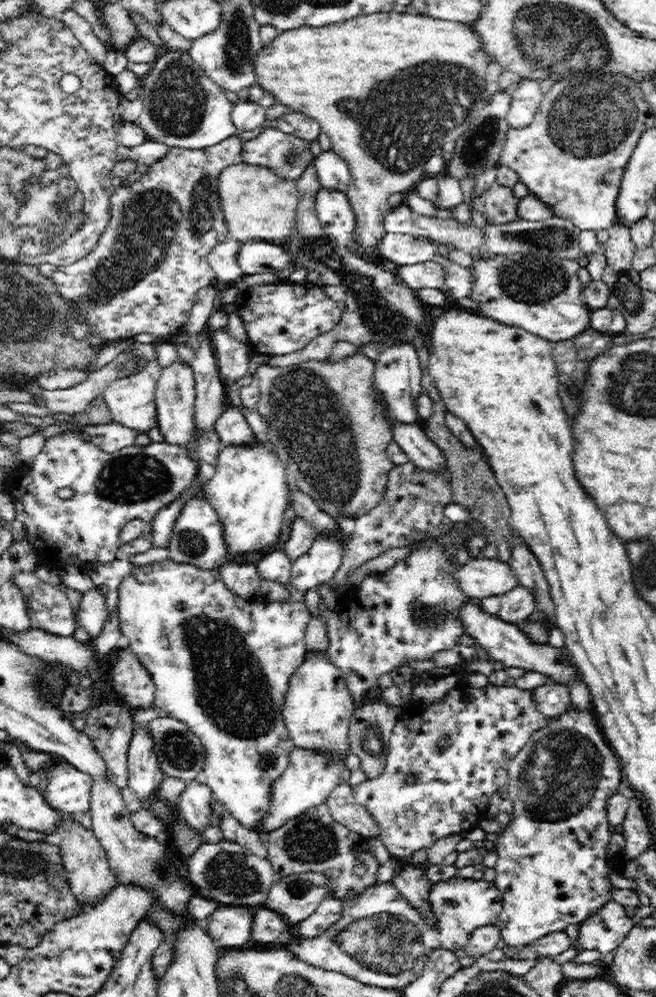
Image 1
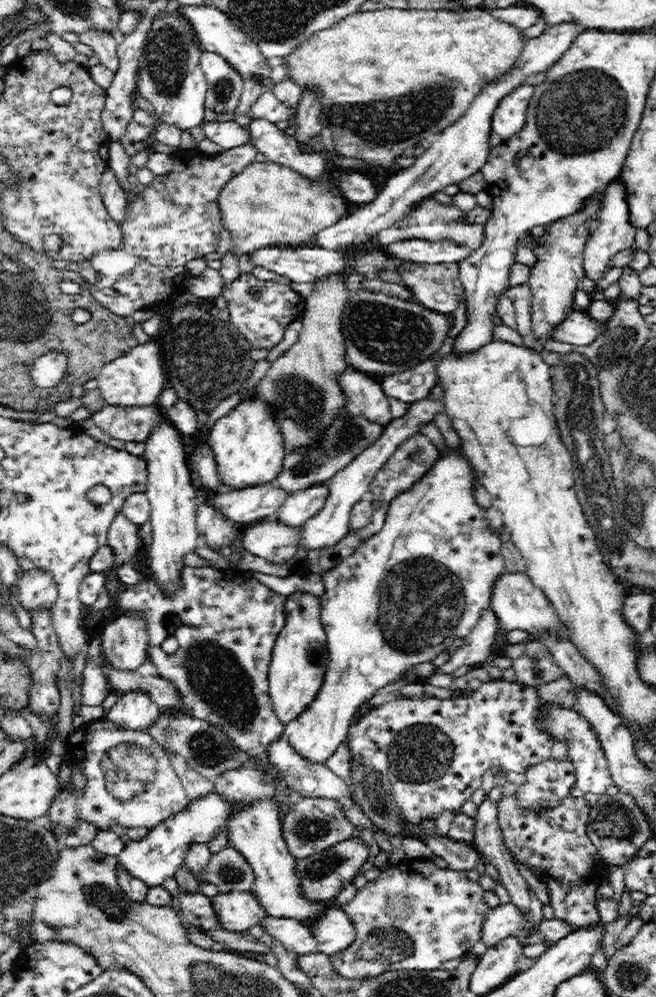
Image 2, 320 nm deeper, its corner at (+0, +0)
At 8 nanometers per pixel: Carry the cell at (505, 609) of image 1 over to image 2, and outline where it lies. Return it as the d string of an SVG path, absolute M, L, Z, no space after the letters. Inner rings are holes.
M490 607L486 608L482 612L478 624L463 638L464 644L450 650L449 660L445 664L437 666L433 674L450 675L460 666L474 667L485 664L486 660L492 657L492 644L494 644L499 630L497 616Z

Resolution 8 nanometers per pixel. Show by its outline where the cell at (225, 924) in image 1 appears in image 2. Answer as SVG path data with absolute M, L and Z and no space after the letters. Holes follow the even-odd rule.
M251 891L217 893L211 898L218 924L232 932L253 930L266 917L266 911Z

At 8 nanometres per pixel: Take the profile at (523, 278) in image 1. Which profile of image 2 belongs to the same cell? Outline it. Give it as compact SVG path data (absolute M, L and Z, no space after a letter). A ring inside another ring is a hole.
M572 312L556 329L552 338L573 345L589 345L602 332L602 324L588 314Z

